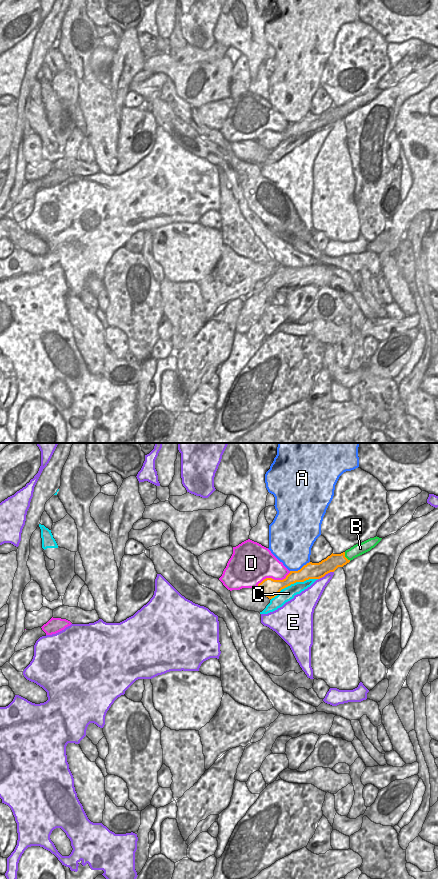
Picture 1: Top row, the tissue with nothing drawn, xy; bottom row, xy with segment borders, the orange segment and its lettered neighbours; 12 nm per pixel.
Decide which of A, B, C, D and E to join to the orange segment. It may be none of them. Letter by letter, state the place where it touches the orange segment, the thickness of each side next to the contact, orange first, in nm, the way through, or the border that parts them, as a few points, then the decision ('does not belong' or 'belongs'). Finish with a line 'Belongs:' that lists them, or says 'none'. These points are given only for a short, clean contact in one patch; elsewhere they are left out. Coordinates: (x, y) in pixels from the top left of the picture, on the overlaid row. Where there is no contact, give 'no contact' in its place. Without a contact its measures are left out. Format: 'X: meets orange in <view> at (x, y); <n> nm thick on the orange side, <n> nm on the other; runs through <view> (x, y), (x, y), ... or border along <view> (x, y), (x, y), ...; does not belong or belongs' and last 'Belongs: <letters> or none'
A: meets orange in xy at (300, 569); 190 nm thick on the orange side, 400 nm on the other; border along xy (309, 561), (299, 569), (290, 571); does not belong
B: meets orange in xy at (345, 557); 190 nm thick on the orange side, 140 nm on the other; border along xy (344, 552), (344, 555), (350, 560); does not belong
C: meets orange in xy at (294, 582); 190 nm thick on the orange side, 160 nm on the other; does not belong
D: meets orange in xy at (272, 579); 220 nm thick on the orange side, 400 nm on the other; does not belong
E: meets orange in xy at (325, 574); 190 nm thick on the orange side, 170 nm on the other; does not belong
Belongs: none

